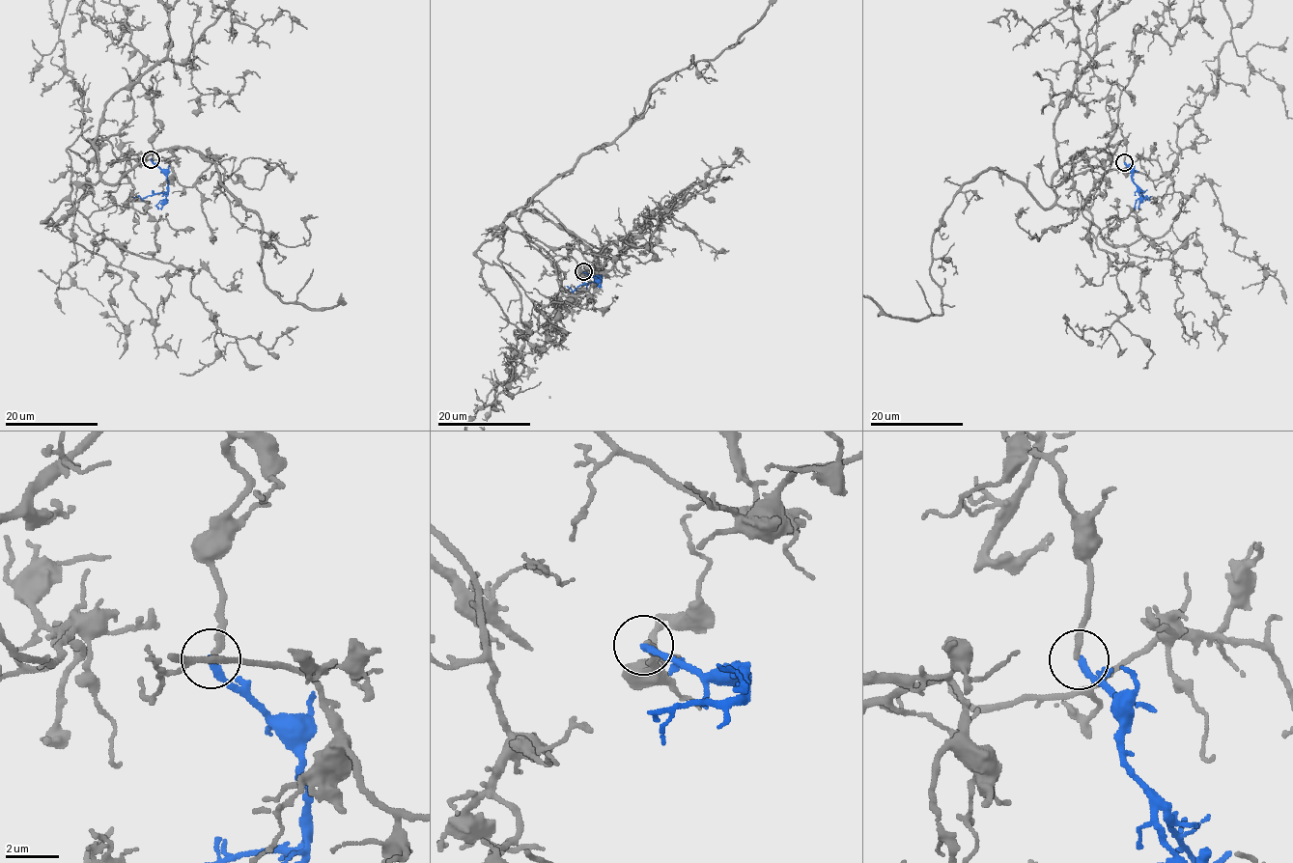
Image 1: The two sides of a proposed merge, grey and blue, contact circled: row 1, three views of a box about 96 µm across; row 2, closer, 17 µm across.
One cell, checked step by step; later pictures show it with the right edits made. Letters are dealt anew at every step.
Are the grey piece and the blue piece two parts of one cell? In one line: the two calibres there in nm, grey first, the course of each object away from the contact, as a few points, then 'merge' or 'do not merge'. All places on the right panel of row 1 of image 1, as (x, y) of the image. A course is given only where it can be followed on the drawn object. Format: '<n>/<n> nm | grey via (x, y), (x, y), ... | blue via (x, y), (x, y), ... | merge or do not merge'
240/260 nm | grey via (1124, 162), (1105, 97), (1071, 98), (1056, 202), (989, 167), (944, 212), (941, 314), (892, 316) | blue via (1124, 163), (1132, 170), (1133, 182), (1143, 196), (1148, 198), (1145, 200) | do not merge

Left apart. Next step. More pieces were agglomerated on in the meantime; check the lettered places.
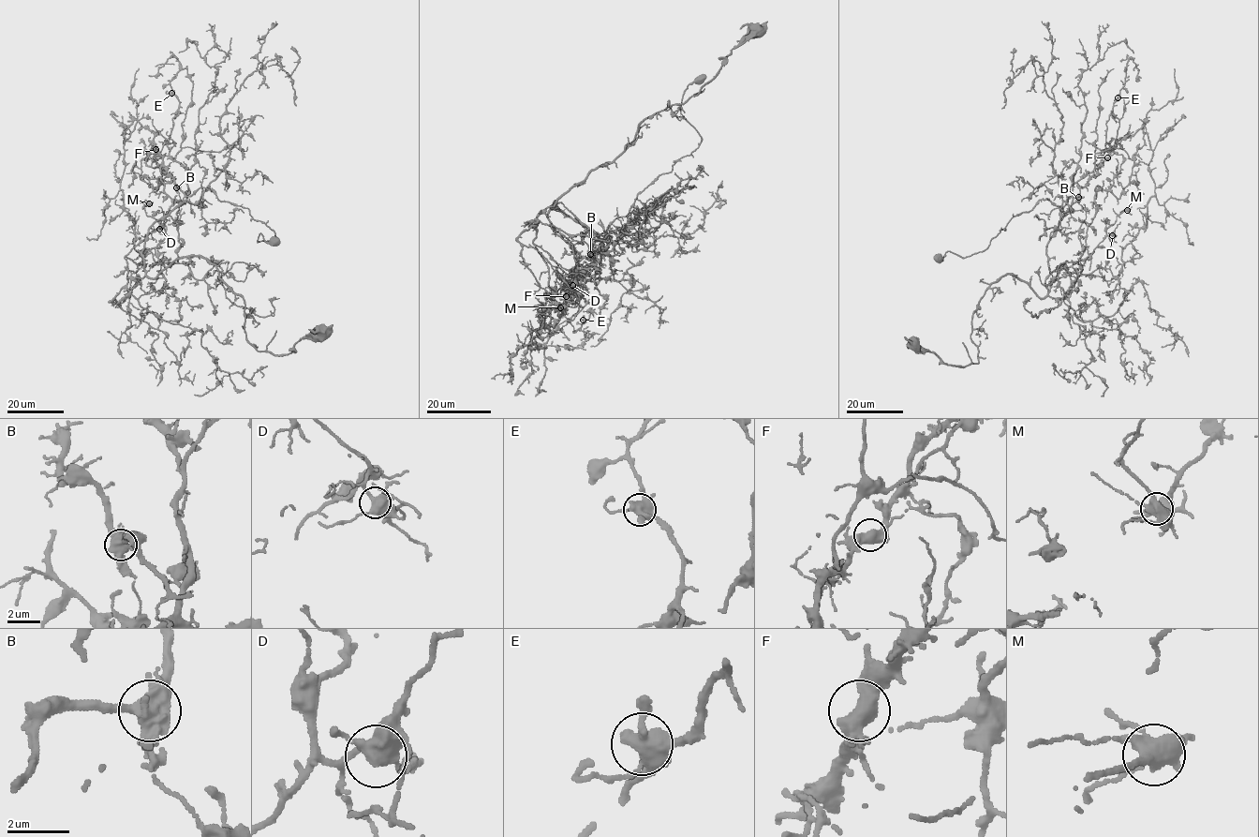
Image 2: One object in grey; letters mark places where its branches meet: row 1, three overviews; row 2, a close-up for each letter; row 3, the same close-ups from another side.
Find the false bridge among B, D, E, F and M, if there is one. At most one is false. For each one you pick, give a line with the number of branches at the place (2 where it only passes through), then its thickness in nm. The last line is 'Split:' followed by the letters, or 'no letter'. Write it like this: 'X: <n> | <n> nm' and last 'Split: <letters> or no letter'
B: 4 | 550 nm
Split: B

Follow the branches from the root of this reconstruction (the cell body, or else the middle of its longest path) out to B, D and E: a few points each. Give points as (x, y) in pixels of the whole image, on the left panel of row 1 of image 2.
B: (321, 332), (289, 353), (259, 351), (244, 299), (204, 258), (146, 275), (144, 239), (184, 201), (176, 187)
D: (321, 332), (289, 353), (259, 351), (244, 299), (199, 256), (127, 278), (125, 256), (159, 229)
E: (321, 332), (259, 351), (244, 299), (204, 258), (146, 275), (148, 229), (188, 193), (167, 145), (171, 93)

